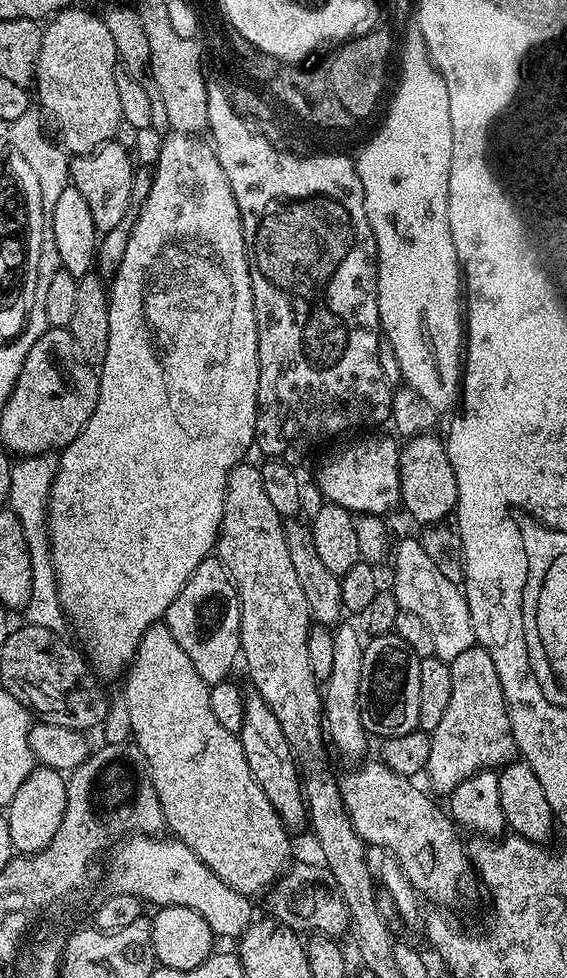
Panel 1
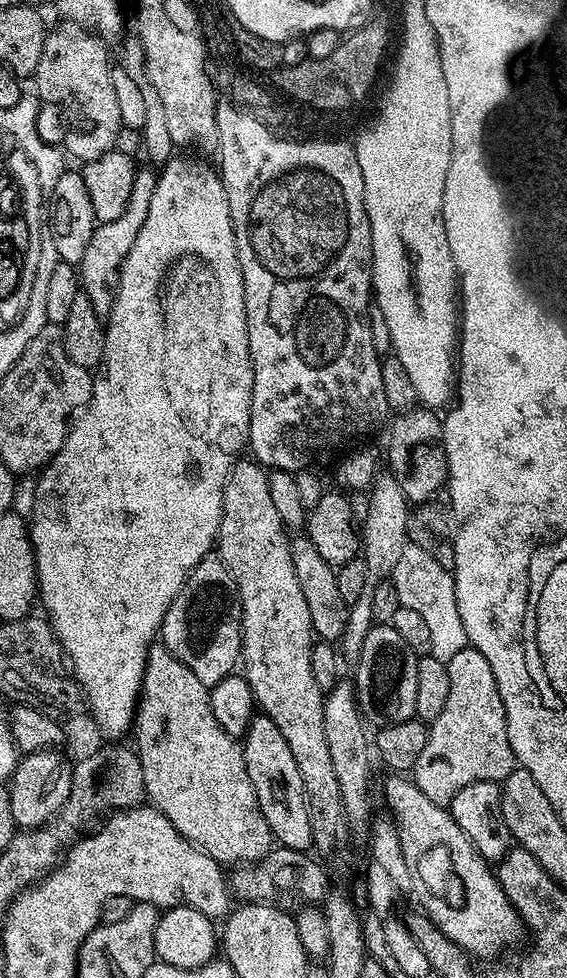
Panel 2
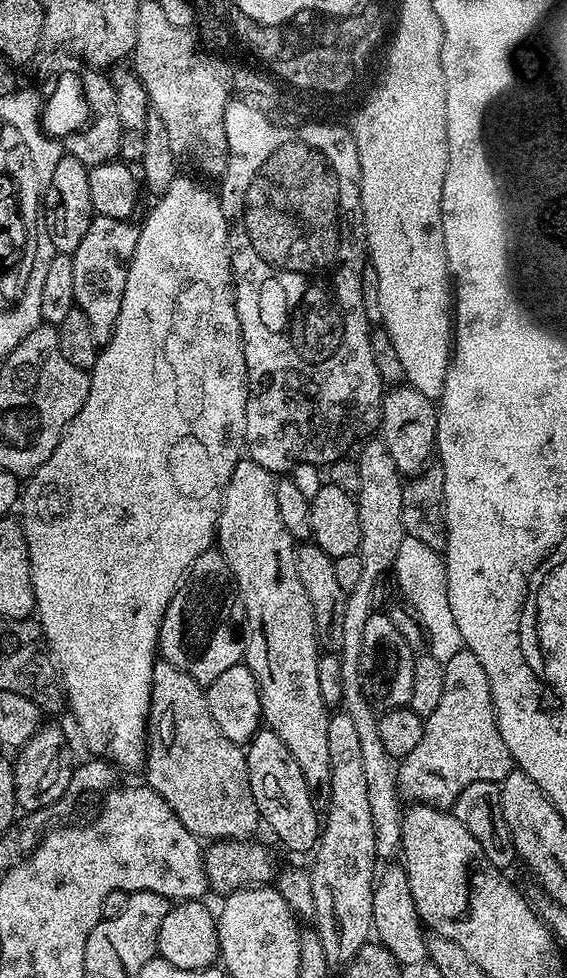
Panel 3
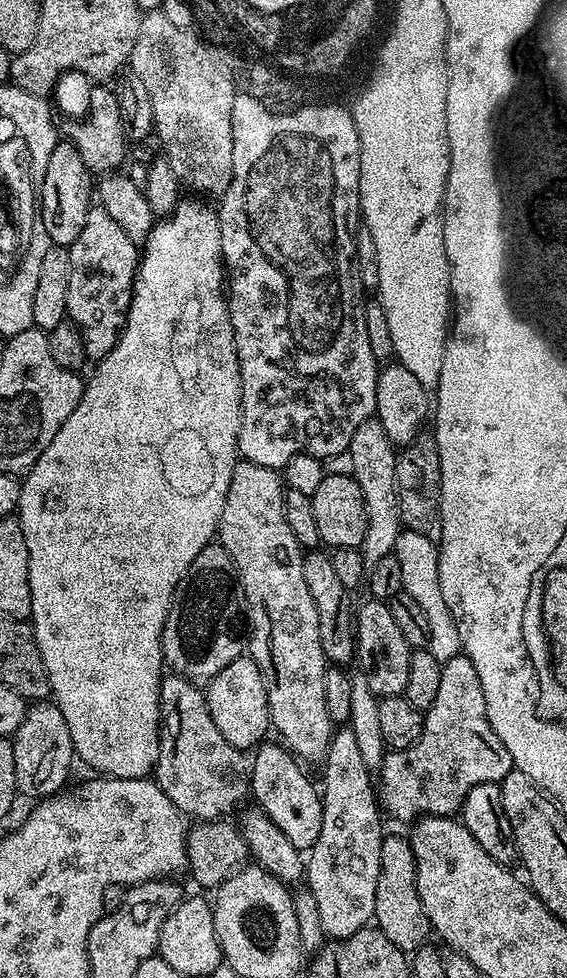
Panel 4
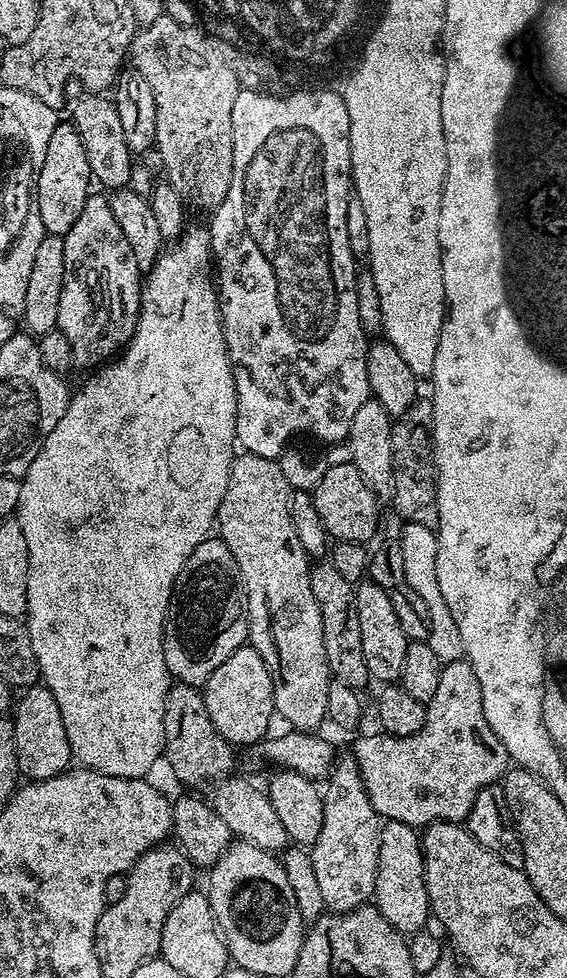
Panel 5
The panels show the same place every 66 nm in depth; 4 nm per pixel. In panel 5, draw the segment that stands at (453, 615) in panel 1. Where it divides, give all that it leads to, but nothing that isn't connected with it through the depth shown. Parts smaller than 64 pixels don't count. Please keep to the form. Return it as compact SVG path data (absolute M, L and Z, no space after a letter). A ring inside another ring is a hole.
M405 523L404 529L398 533L398 539L402 546L402 562L404 562L404 583L409 584L422 599L426 601L426 607L430 610L430 634L428 645L434 654L442 658L460 658L464 656L462 646L462 634L458 634L458 626L450 614L450 606L446 606L446 598L442 598L442 590L438 590L438 538L436 528L430 526L418 526Z

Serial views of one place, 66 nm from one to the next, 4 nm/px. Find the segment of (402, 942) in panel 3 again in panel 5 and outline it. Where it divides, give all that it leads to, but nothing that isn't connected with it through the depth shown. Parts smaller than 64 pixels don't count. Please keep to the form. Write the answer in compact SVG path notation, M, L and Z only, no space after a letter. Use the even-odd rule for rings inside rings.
M389 820L381 823L374 907L380 911L382 918L386 918L386 922L390 922L390 926L394 926L394 930L405 934L421 931L427 925L424 923L430 920L422 836L406 822Z

